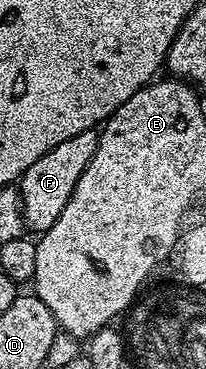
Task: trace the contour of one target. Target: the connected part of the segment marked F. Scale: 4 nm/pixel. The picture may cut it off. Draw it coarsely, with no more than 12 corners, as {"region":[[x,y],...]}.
{"region":[[80,131],[40,155],[17,182],[22,219],[41,235],[96,155]]}

